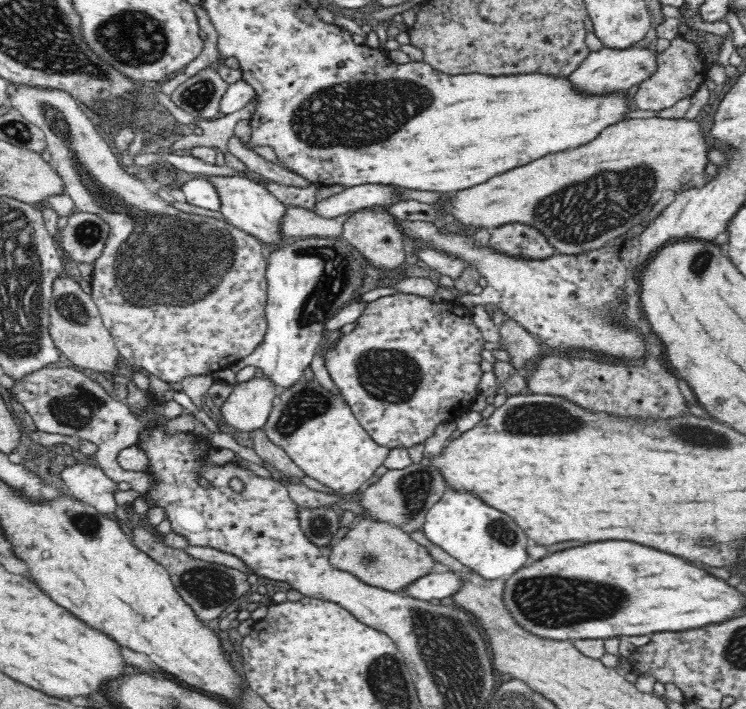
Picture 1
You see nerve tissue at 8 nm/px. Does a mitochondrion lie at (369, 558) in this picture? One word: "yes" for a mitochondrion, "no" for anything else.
yes

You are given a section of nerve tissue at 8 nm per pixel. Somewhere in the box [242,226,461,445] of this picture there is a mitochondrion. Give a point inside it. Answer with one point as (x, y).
(391, 375)

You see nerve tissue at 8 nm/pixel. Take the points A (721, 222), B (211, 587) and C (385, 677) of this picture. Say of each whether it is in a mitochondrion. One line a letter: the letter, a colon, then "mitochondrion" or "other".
A: other
B: mitochondrion
C: mitochondrion

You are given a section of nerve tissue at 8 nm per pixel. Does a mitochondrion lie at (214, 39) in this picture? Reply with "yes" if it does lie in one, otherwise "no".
no

